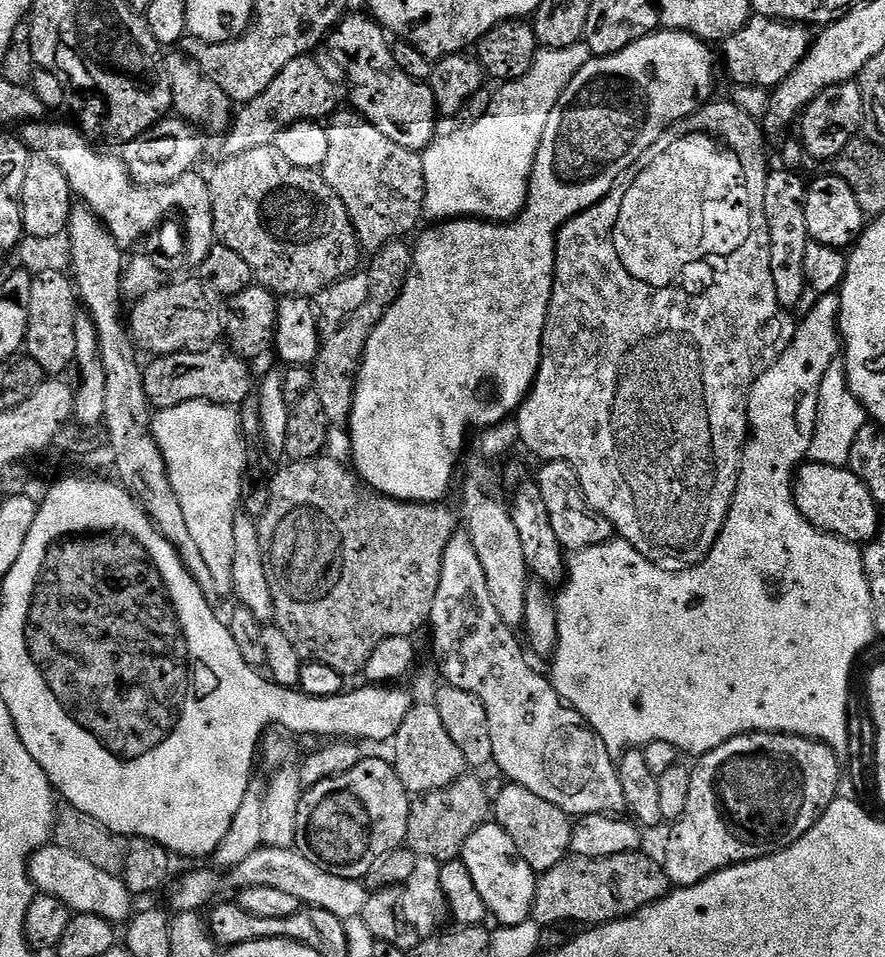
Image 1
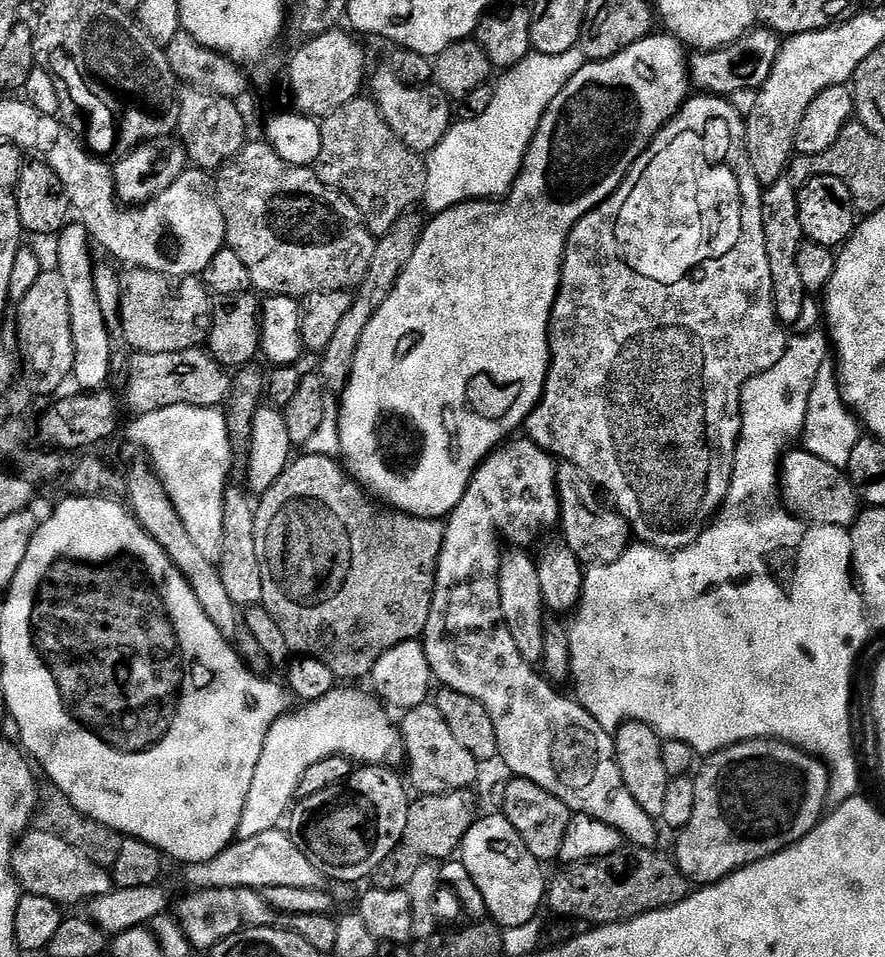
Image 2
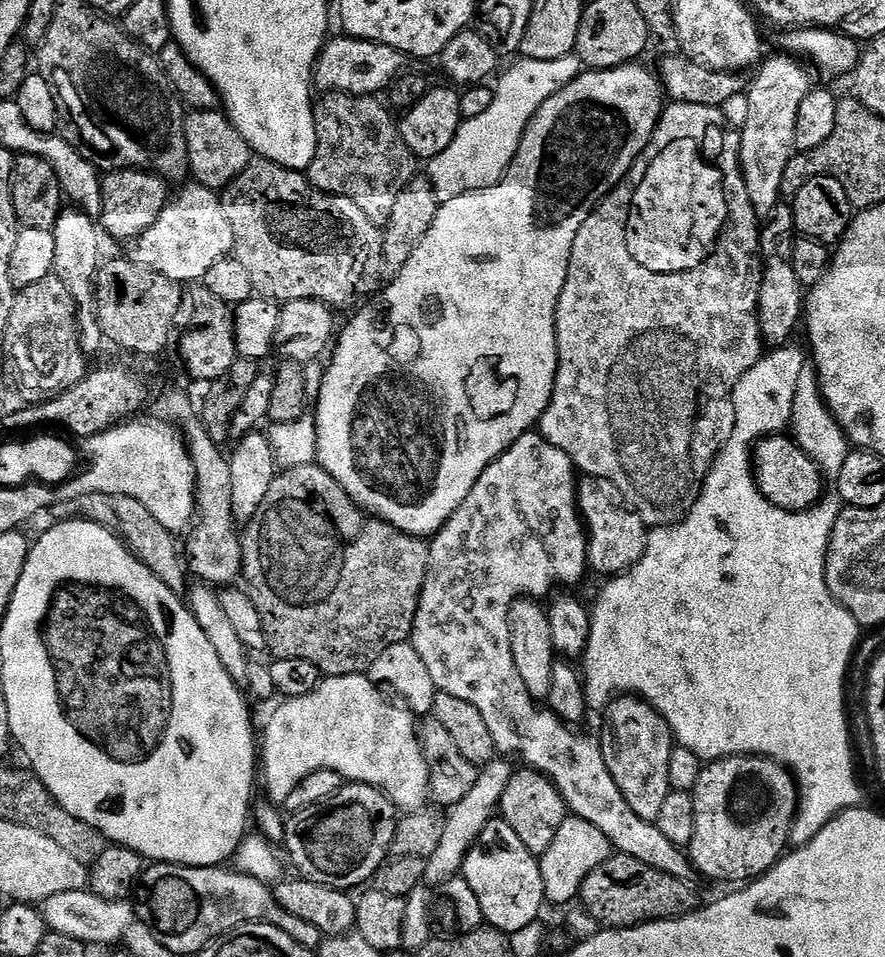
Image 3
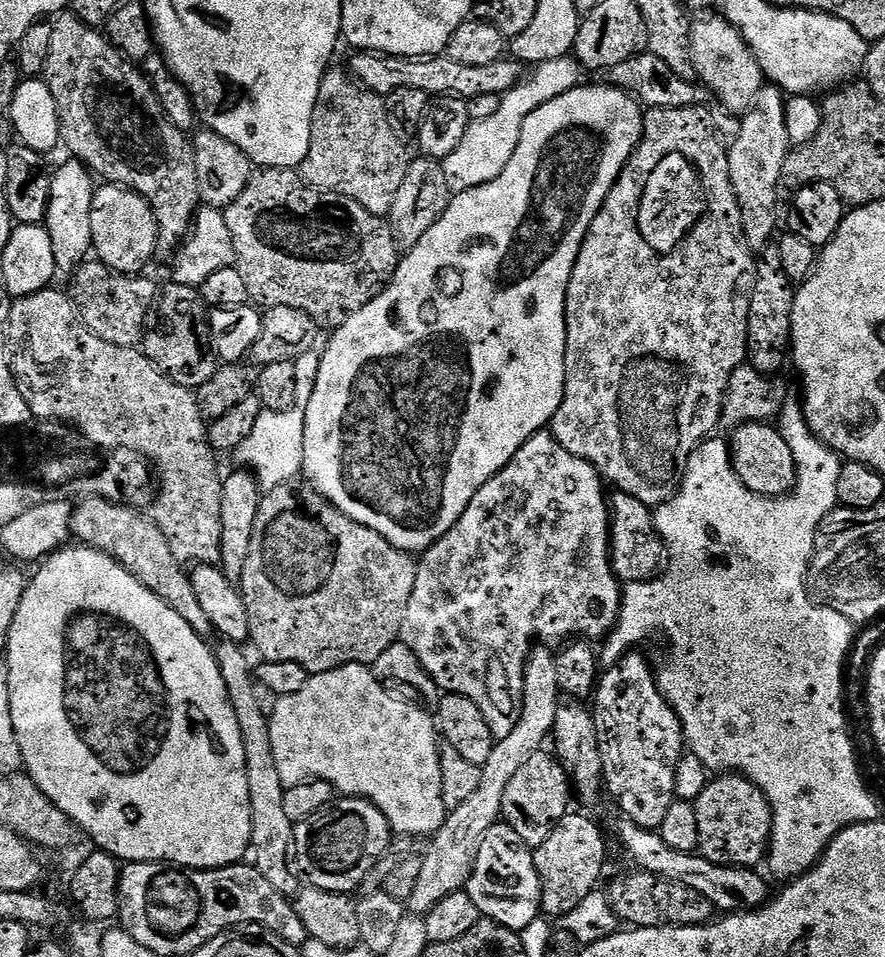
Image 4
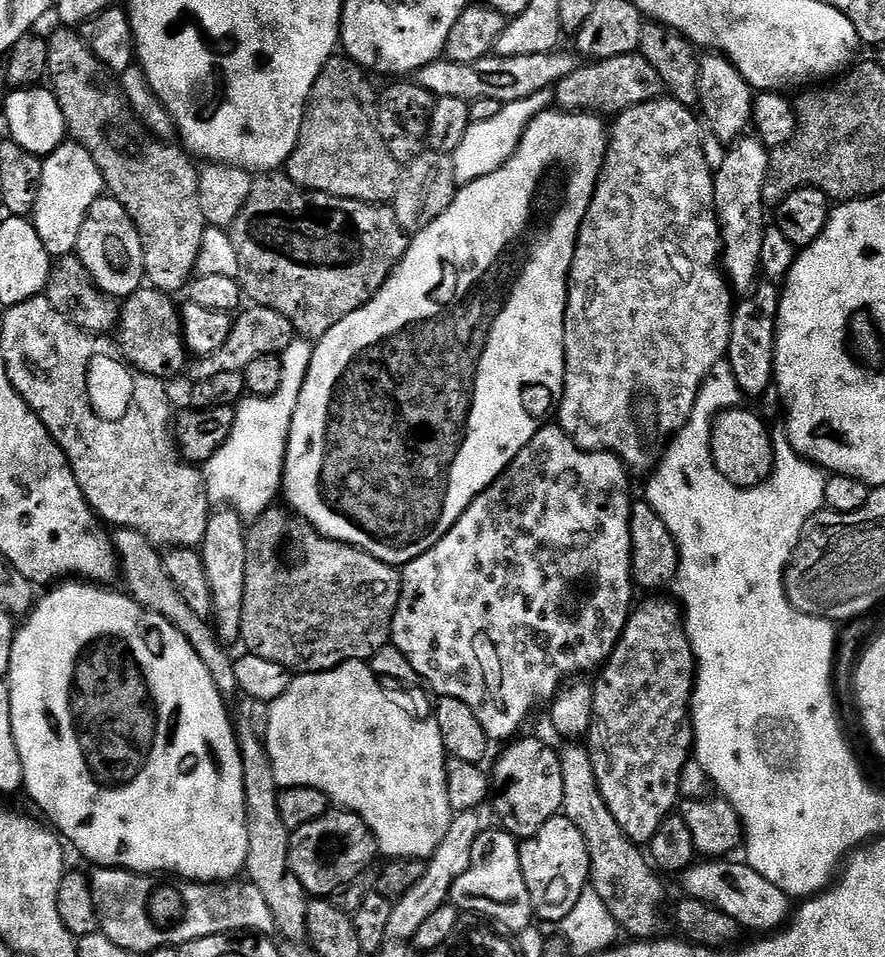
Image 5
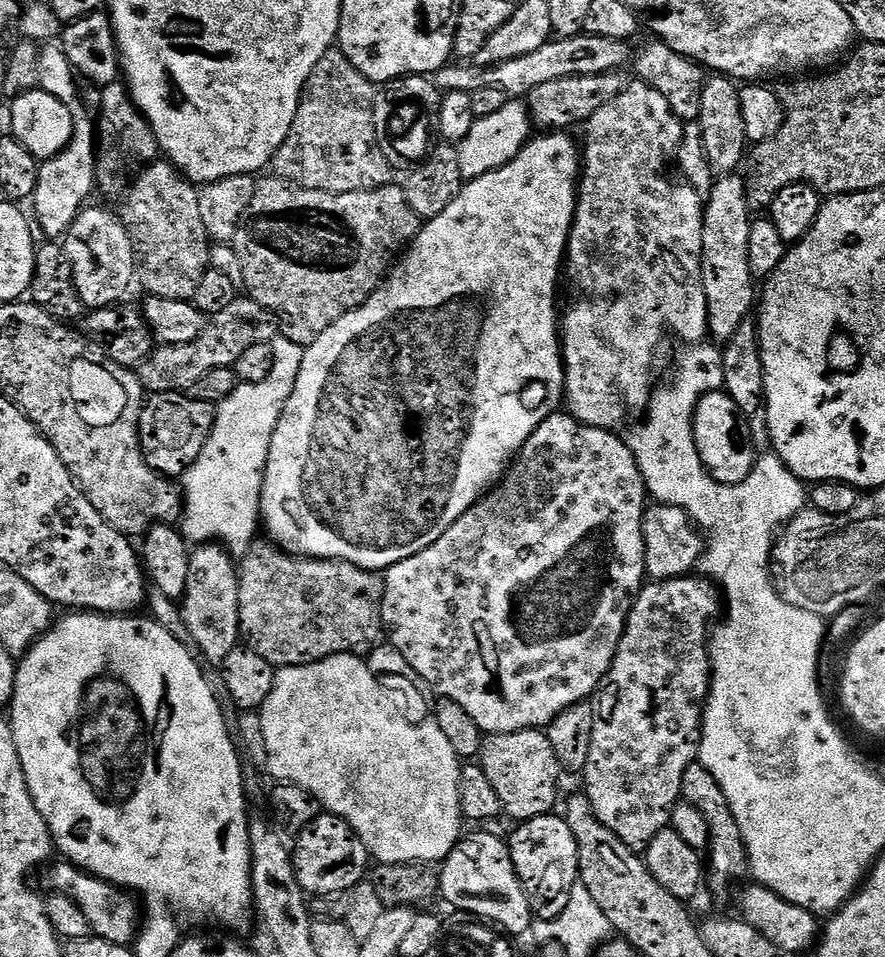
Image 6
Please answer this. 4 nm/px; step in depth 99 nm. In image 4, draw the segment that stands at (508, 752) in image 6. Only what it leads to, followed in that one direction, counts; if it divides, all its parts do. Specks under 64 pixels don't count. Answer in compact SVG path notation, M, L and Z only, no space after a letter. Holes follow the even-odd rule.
M541 750L522 765L518 774L514 774L510 786L506 786L506 794L502 794L502 820L509 824L522 838L522 842L531 849L542 846L546 838L558 826L562 817L569 815L568 792L570 796L570 776L555 755Z

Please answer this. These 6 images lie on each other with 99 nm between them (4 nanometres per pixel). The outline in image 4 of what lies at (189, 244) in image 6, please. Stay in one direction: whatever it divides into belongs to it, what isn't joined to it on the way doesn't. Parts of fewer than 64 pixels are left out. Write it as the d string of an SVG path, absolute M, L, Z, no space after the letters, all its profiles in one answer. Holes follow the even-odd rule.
M70 10L59 13L51 25L53 34L42 79L56 99L63 147L68 147L71 155L83 161L101 181L122 184L146 198L156 219L159 247L179 249L188 239L193 221L202 208L192 140L184 137L183 130L174 121L168 120L168 112L155 86L140 69L143 67L123 56L100 28L84 24Z

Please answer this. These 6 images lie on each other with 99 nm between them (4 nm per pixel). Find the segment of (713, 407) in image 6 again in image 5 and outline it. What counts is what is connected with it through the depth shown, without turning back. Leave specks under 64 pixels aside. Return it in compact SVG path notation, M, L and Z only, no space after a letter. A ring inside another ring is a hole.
M746 406L726 409L717 417L713 424L712 457L724 477L740 488L763 484L778 463L778 457L772 453L772 436L763 418Z

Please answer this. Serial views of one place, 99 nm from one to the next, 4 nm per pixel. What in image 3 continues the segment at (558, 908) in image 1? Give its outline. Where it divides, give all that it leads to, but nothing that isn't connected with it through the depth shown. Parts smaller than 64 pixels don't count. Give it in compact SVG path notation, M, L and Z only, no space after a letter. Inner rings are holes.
M613 854L580 883L578 900L584 903L581 904L583 911L605 929L636 928L659 920L681 920L701 907L702 899L688 882L679 876L654 870L654 866L638 862L638 858Z

